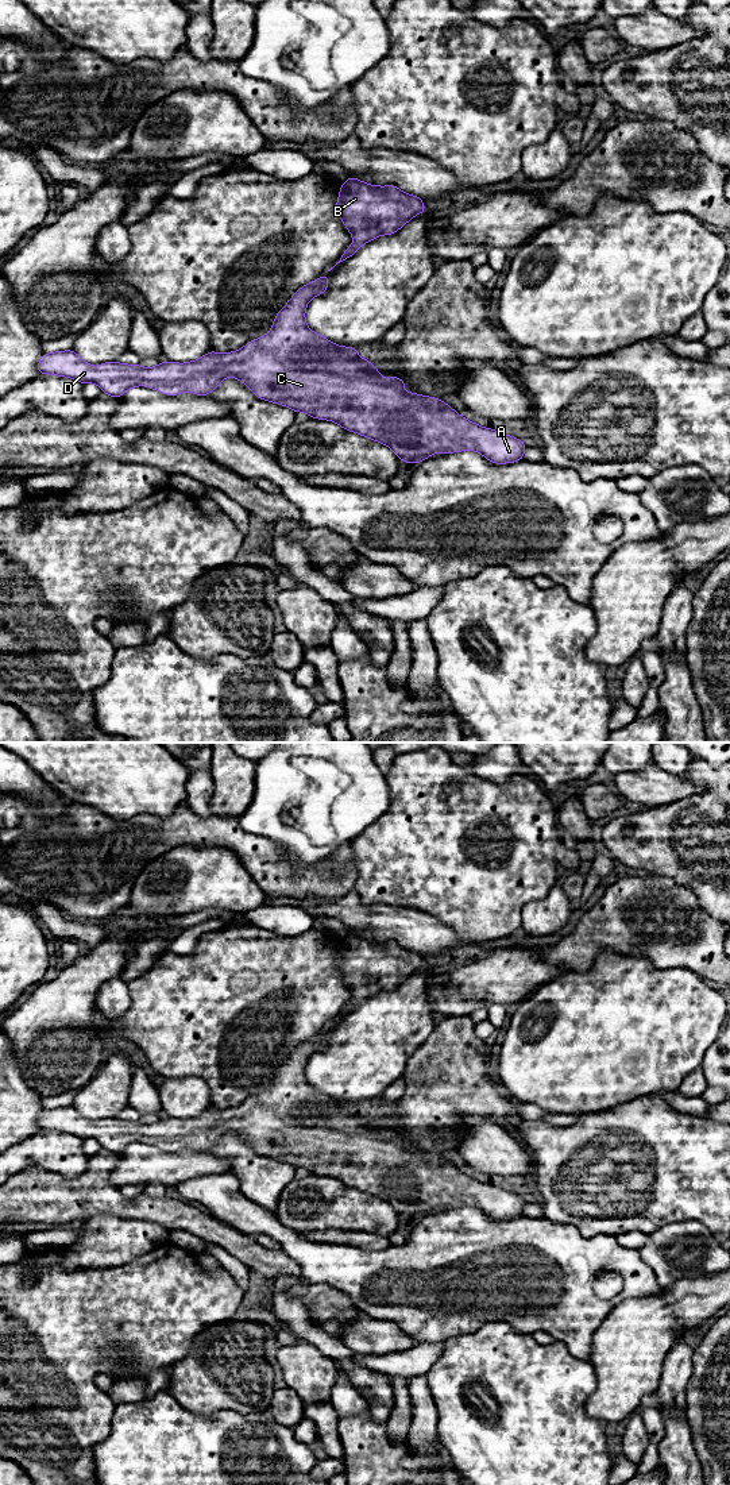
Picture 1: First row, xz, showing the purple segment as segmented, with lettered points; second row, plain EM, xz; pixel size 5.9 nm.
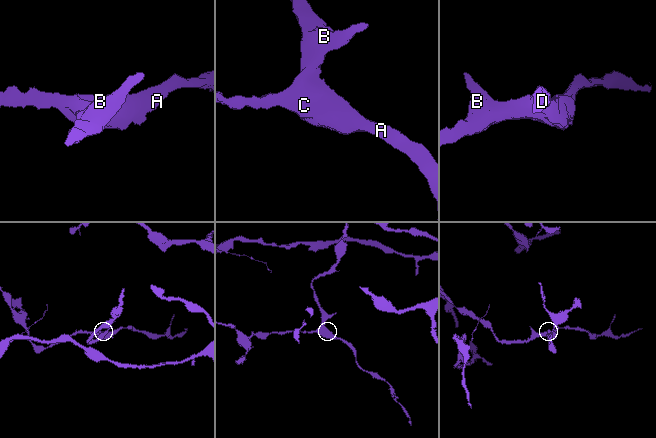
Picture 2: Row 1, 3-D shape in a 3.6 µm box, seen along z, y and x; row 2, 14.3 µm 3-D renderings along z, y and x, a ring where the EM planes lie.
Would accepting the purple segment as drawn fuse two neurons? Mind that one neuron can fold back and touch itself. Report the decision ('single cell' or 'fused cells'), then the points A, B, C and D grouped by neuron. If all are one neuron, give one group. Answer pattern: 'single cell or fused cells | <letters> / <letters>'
single cell | A B C D

